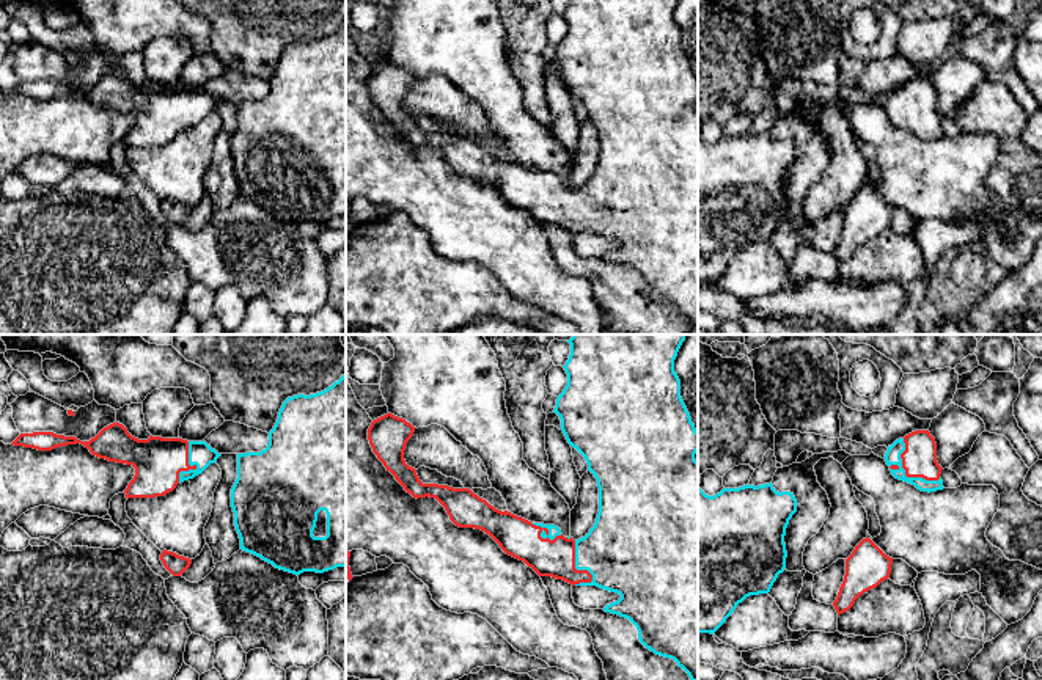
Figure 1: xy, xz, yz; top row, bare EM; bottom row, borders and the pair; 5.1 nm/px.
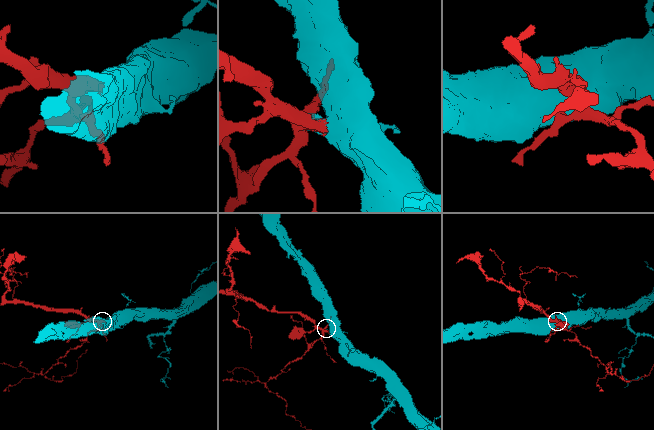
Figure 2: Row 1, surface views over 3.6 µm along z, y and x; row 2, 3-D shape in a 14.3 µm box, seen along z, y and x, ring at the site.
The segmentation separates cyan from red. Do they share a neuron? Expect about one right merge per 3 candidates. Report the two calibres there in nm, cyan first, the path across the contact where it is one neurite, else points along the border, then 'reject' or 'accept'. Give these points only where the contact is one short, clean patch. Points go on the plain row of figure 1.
calibres 80 and 180 nm; accept

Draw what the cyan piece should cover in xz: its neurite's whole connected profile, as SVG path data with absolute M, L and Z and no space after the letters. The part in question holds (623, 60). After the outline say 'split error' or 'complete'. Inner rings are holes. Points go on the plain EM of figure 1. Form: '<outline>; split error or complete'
M571 0L569 8L563 14L567 22L567 33L556 47L553 61L561 68L561 79L567 91L575 96L586 108L588 119L594 122L599 135L599 162L594 174L589 181L574 188L564 185L561 177L555 173L531 171L522 165L517 165L508 159L501 160L490 154L486 148L475 143L470 137L453 137L438 132L423 132L416 122L416 118L409 115L404 108L404 99L407 90L412 86L416 75L402 66L387 61L374 68L368 77L368 88L372 101L383 112L394 127L404 135L413 146L435 146L449 163L449 168L459 176L475 176L489 182L500 196L531 215L539 225L552 225L563 228L572 234L597 234L600 237L616 240L621 243L618 250L613 250L604 256L605 261L618 262L629 267L638 278L640 291L654 300L655 303L671 306L682 316L692 330L698 330L698 110L695 102L698 101L698 79L692 71L690 61L681 46L681 28L674 20L674 8L677 0Z; split error

